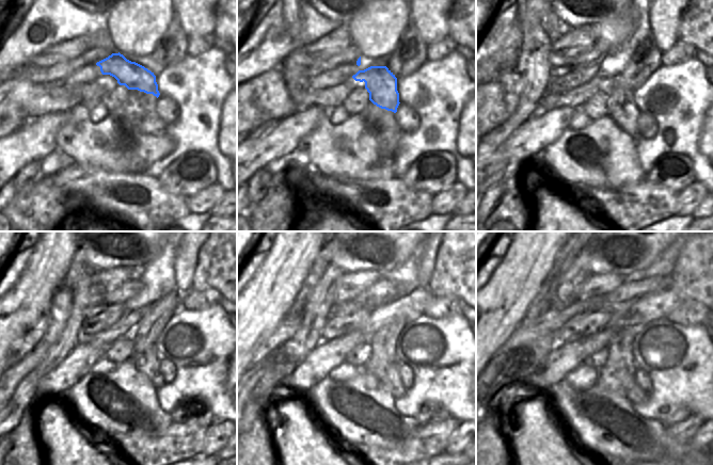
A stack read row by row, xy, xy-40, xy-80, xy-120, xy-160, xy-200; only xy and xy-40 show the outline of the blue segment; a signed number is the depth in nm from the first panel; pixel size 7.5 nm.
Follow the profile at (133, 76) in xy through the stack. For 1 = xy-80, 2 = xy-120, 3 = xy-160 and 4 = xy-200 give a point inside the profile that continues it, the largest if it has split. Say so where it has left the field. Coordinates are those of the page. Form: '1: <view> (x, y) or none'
1: xy-80 (622, 110)
2: xy-120 (146, 361)
3: xy-160 (391, 382)
4: xy-200 (636, 395)

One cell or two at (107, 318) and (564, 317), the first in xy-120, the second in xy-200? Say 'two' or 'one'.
two

